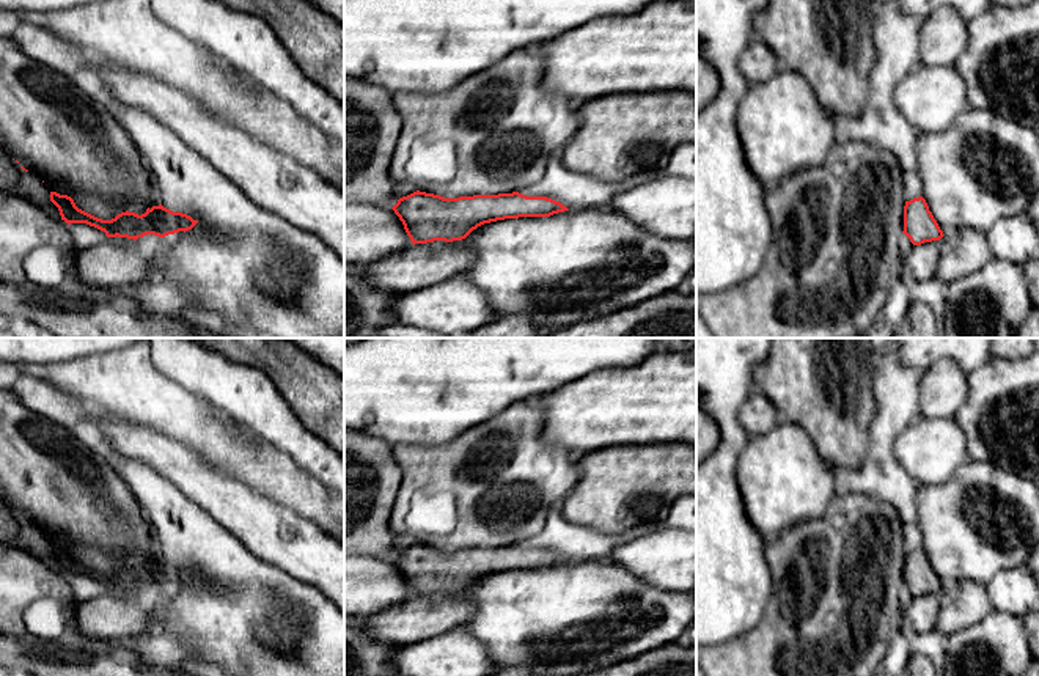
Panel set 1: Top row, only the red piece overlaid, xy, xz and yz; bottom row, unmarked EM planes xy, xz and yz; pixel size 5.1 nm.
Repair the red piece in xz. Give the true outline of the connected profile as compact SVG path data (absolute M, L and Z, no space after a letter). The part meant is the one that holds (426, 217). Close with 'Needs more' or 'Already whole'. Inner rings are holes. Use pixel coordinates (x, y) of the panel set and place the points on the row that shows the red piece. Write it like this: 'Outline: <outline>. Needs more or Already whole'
Outline: M420 190L399 198L391 209L413 245L462 241L478 226L497 220L550 217L569 211L552 198L519 192L443 198Z. Already whole

